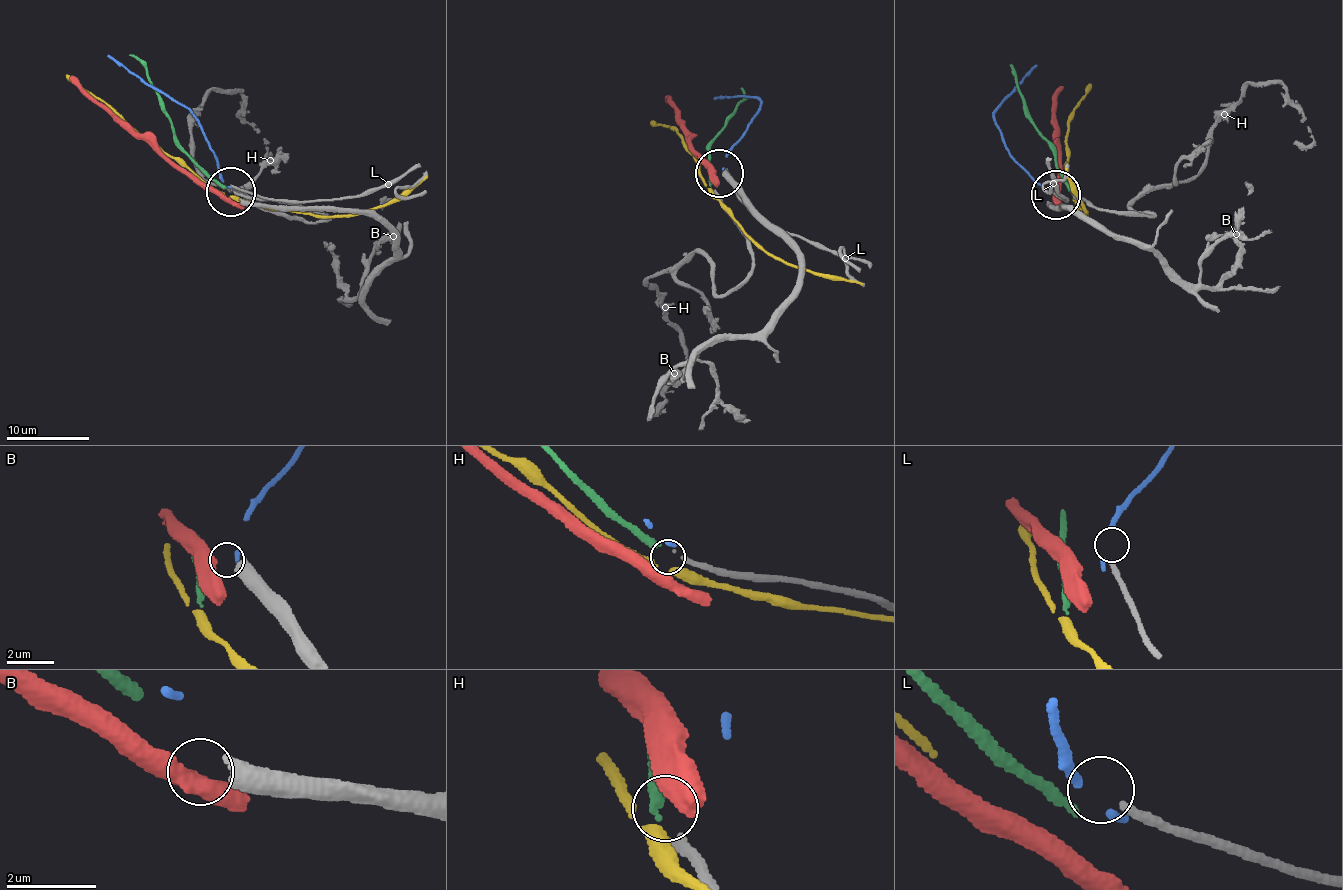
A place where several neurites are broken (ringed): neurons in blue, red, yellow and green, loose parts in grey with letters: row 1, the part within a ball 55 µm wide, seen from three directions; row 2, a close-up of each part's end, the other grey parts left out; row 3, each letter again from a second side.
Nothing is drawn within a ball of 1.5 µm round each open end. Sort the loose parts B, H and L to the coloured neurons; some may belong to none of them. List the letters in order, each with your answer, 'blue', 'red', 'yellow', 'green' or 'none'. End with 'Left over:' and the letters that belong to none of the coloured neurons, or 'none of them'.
B: none
H: green
L: none
Left over: B, L

